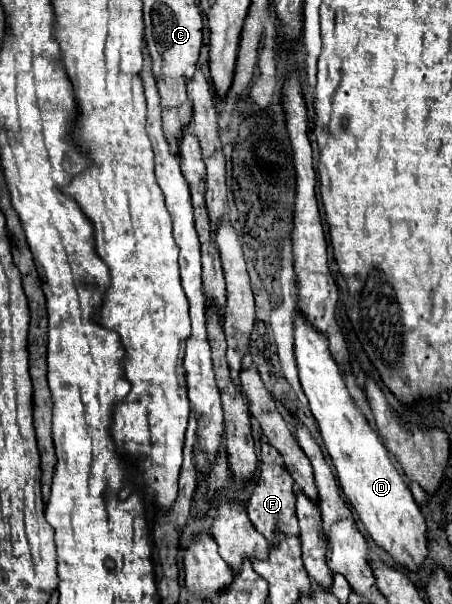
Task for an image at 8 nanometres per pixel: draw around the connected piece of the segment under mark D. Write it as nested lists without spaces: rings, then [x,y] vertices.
[[[295,309],[295,361],[303,393],[309,401],[313,417],[317,419],[325,449],[337,469],[337,479],[345,497],[359,513],[359,519],[369,535],[387,553],[391,553],[397,563],[413,571],[419,569],[429,553],[423,513],[415,503],[403,475],[399,475],[391,463],[389,451],[379,433],[369,425],[349,395],[343,373],[329,351],[327,335],[315,329],[299,309]]]

